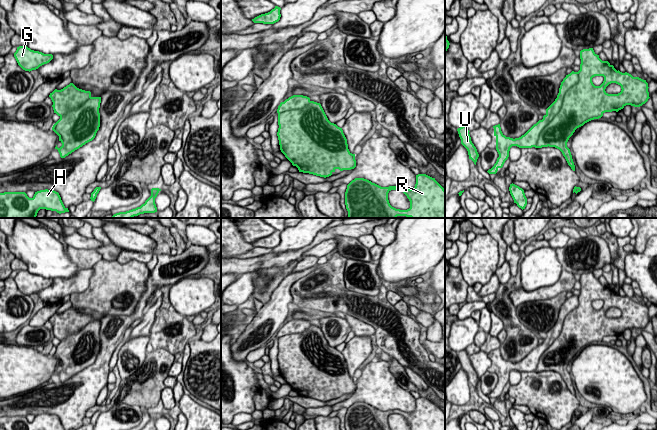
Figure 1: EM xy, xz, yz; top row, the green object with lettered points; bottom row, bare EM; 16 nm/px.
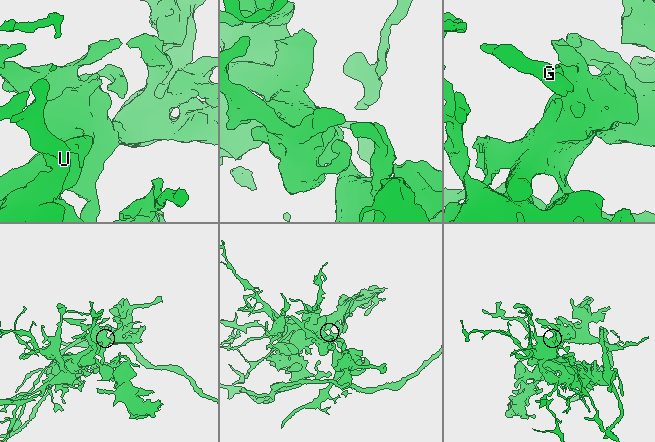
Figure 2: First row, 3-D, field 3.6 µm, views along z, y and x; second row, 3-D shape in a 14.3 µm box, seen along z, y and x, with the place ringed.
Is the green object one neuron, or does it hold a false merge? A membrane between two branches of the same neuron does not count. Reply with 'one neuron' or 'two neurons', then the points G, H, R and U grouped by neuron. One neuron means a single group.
two neurons; G R / H U

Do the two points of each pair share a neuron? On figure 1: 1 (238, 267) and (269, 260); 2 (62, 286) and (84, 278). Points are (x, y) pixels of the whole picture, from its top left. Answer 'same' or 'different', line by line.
1: same
2: same

